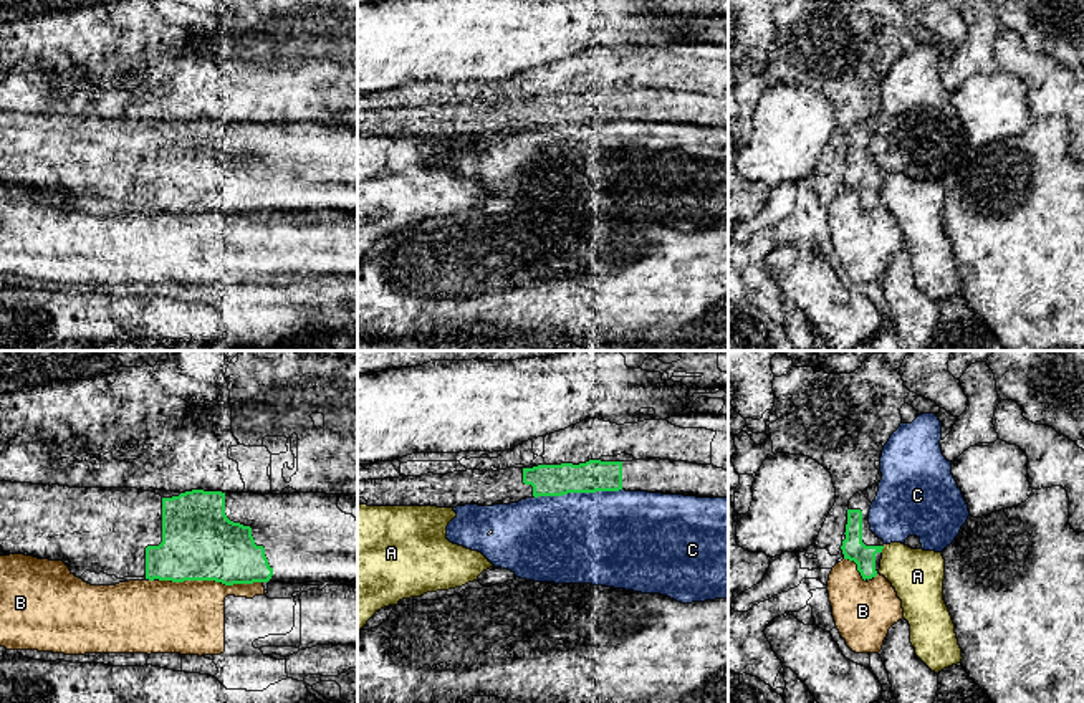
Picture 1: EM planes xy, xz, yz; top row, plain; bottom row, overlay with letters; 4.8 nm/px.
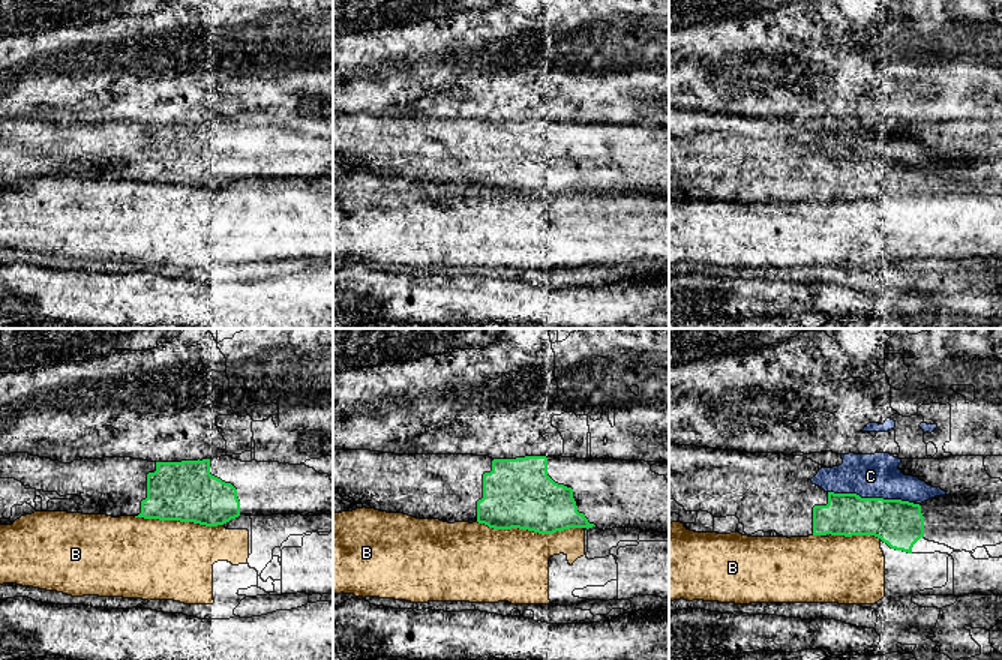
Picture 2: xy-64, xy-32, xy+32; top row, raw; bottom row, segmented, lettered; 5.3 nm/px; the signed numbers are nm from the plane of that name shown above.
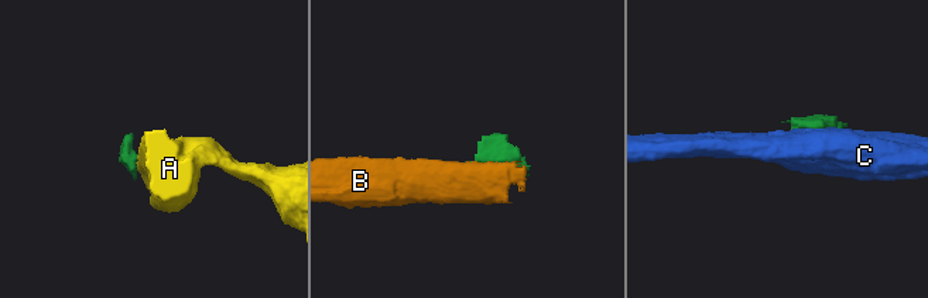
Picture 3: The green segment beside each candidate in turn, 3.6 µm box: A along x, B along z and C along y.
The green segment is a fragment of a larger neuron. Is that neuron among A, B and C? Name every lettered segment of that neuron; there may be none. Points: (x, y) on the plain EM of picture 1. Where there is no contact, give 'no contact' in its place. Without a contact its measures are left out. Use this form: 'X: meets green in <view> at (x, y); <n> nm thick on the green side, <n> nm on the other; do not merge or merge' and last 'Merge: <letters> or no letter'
A: meets green in yz at (882, 177); 110 nm thick on the green side, 260 nm on the other; do not merge
B: meets green in xy at (211, 209); 360 nm thick on the green side, 360 nm on the other; do not merge
C: meets green in xz at (576, 121); 160 nm thick on the green side, 440 nm on the other; do not merge
Merge: no letter

